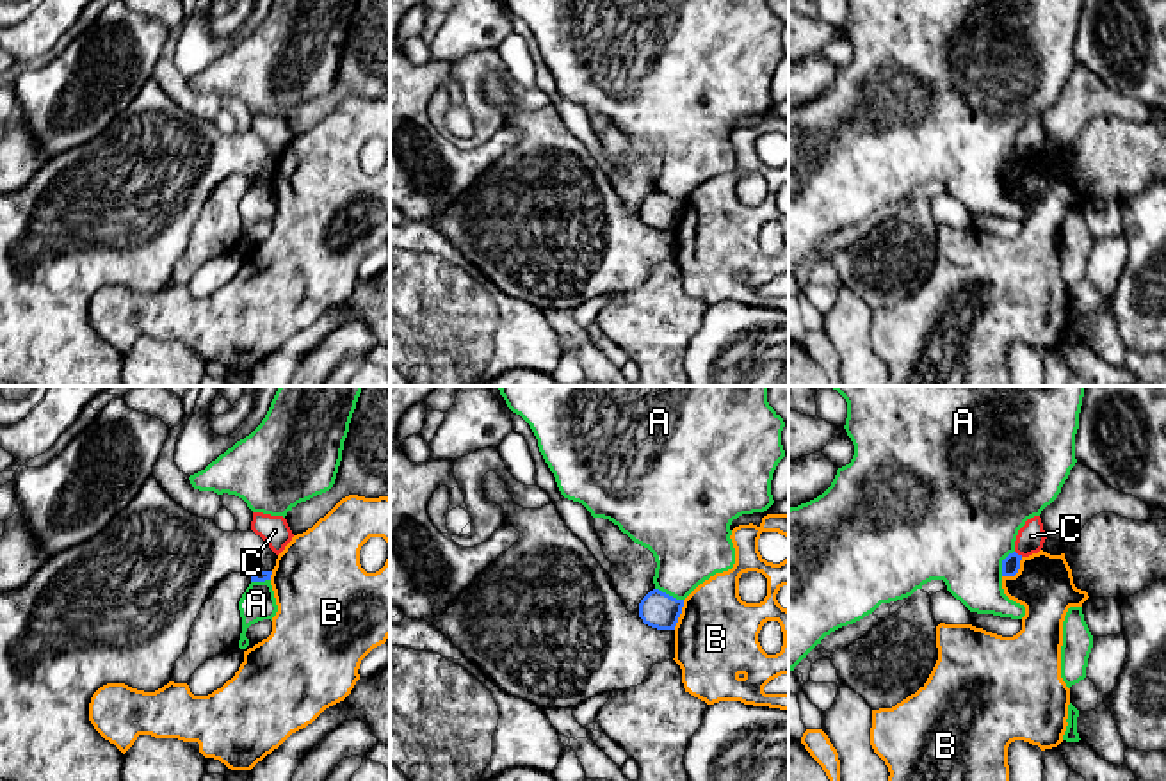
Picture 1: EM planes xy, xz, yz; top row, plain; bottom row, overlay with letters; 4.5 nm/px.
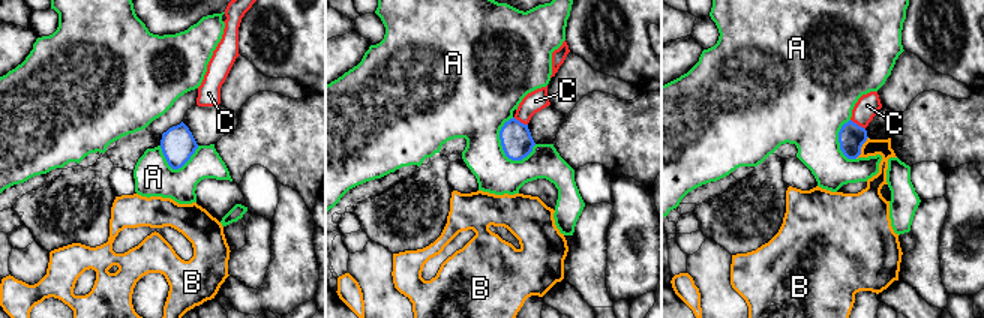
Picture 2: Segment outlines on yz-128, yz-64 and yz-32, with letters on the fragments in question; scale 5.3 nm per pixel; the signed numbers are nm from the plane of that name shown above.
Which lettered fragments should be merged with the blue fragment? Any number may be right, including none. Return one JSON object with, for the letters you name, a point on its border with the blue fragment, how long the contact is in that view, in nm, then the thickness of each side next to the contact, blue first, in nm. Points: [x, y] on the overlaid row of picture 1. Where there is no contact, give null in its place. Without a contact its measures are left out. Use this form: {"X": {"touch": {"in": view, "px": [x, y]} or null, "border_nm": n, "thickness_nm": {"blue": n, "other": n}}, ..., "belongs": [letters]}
{"belongs": []}

